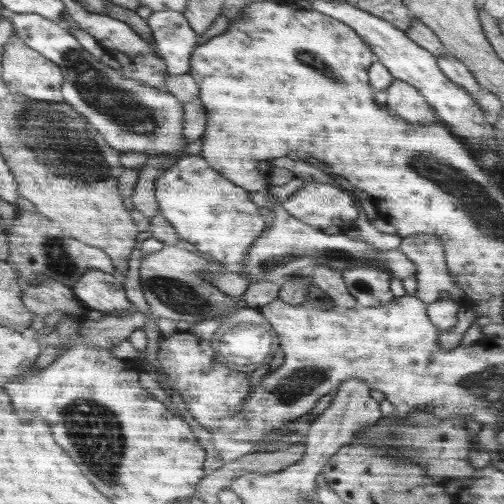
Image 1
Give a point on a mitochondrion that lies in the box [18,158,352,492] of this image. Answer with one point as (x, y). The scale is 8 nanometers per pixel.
(95, 432)

